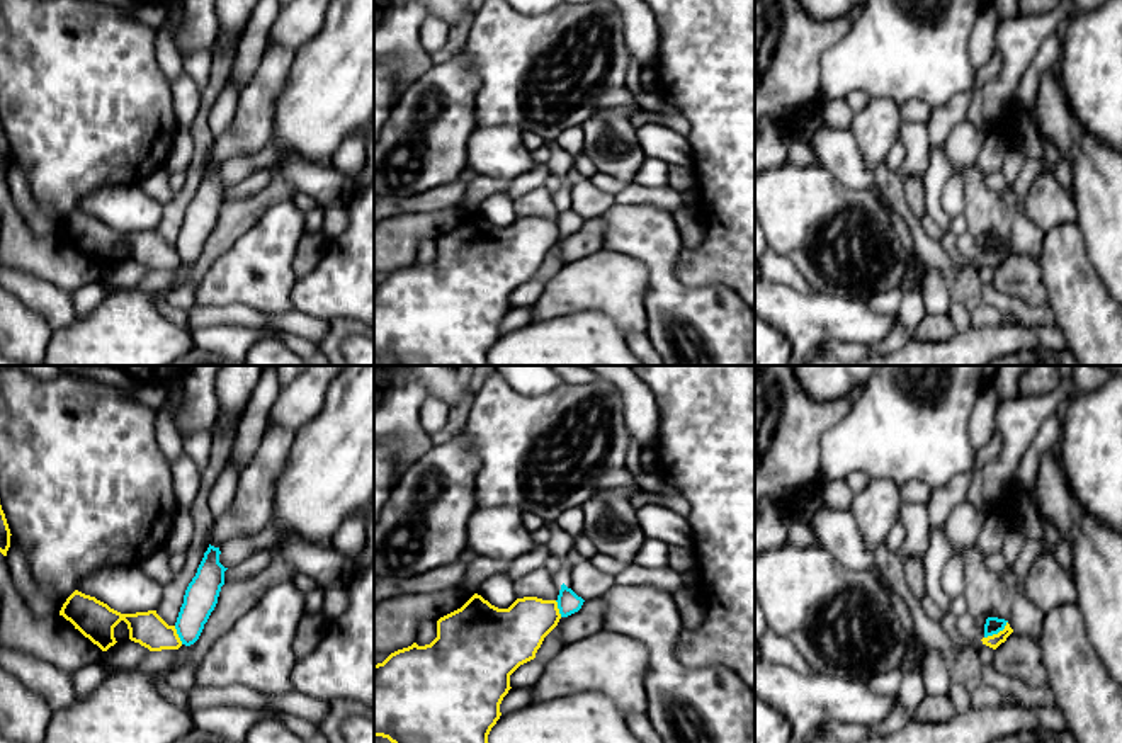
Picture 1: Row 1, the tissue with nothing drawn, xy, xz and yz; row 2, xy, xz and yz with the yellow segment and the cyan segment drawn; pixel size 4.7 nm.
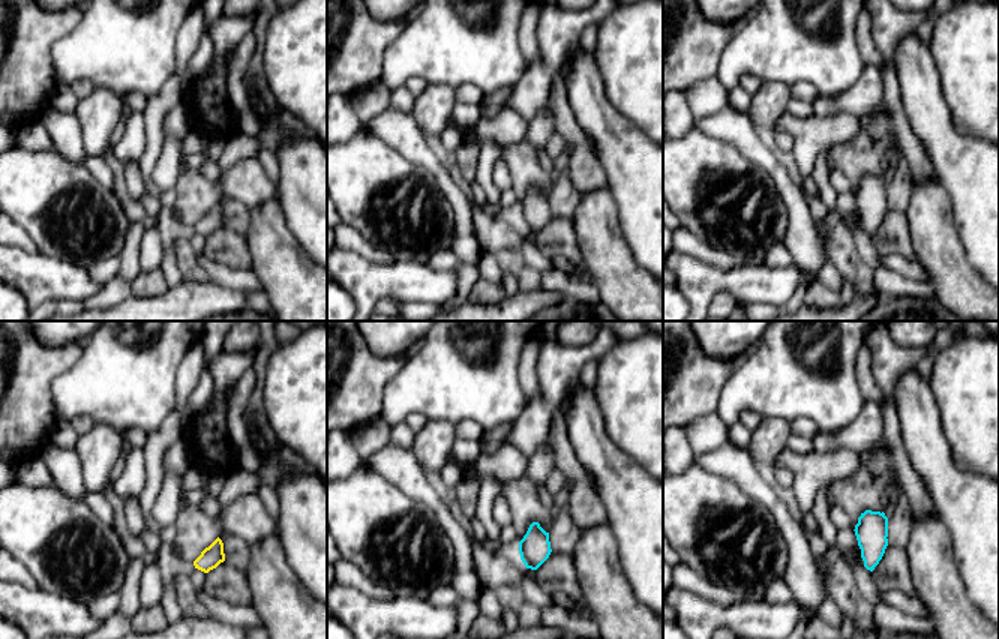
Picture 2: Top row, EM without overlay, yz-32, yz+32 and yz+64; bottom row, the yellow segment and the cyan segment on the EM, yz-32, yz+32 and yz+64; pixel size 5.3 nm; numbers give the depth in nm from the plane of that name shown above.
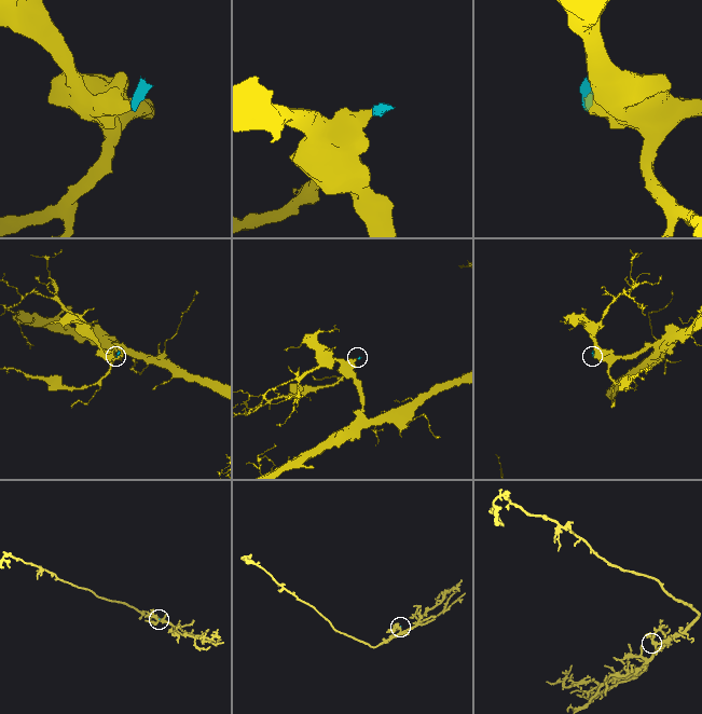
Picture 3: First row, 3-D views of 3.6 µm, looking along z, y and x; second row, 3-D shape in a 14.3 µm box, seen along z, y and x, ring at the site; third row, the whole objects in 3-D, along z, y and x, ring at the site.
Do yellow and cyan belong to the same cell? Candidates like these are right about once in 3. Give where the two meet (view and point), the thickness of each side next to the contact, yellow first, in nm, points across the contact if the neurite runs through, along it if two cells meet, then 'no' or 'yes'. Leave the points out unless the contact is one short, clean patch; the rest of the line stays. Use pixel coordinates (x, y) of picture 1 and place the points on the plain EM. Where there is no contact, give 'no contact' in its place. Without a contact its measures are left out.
yz (998, 252) | 70/80 nm | along yz (1007, 240), (1002, 249), (985, 257) | no

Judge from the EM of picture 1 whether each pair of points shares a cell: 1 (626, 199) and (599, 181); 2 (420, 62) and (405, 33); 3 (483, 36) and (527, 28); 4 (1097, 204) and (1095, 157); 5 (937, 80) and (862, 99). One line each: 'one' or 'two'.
1: two
2: one
3: one
4: one
5: two

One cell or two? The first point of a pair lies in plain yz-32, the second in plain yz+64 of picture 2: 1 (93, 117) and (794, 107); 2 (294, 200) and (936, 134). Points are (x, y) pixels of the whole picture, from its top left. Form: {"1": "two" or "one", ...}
{"1": "two", "2": "one"}

